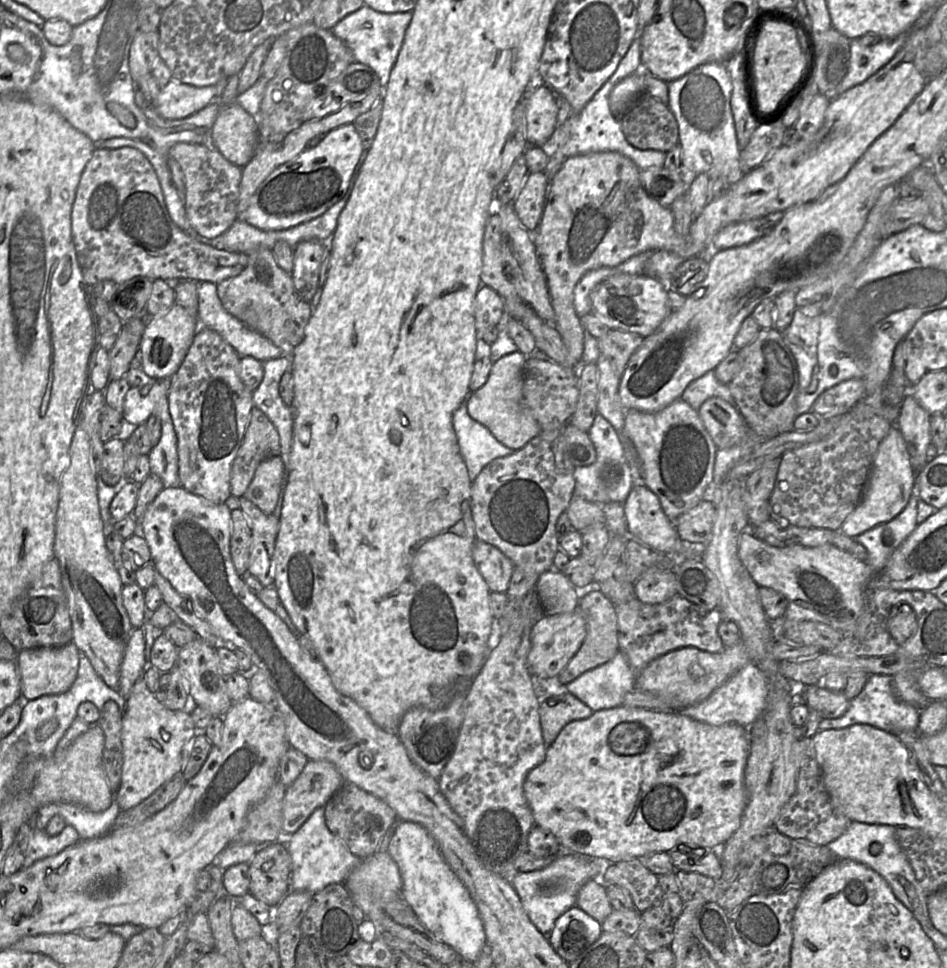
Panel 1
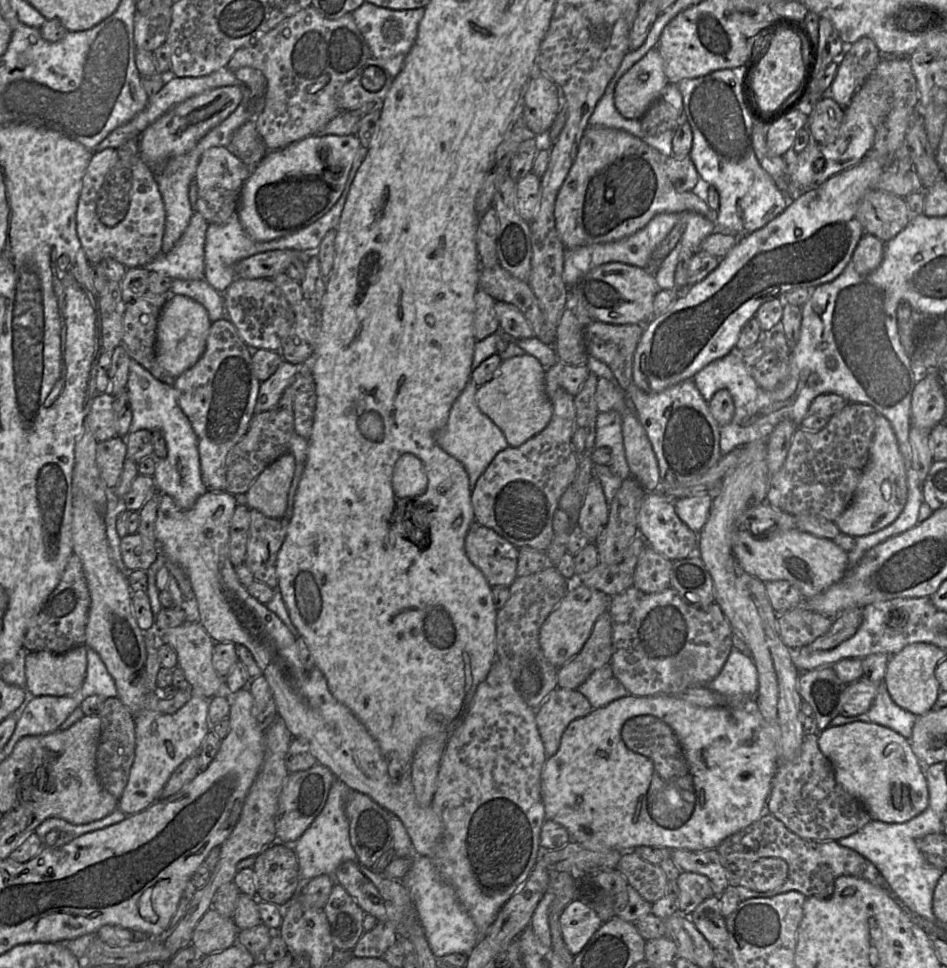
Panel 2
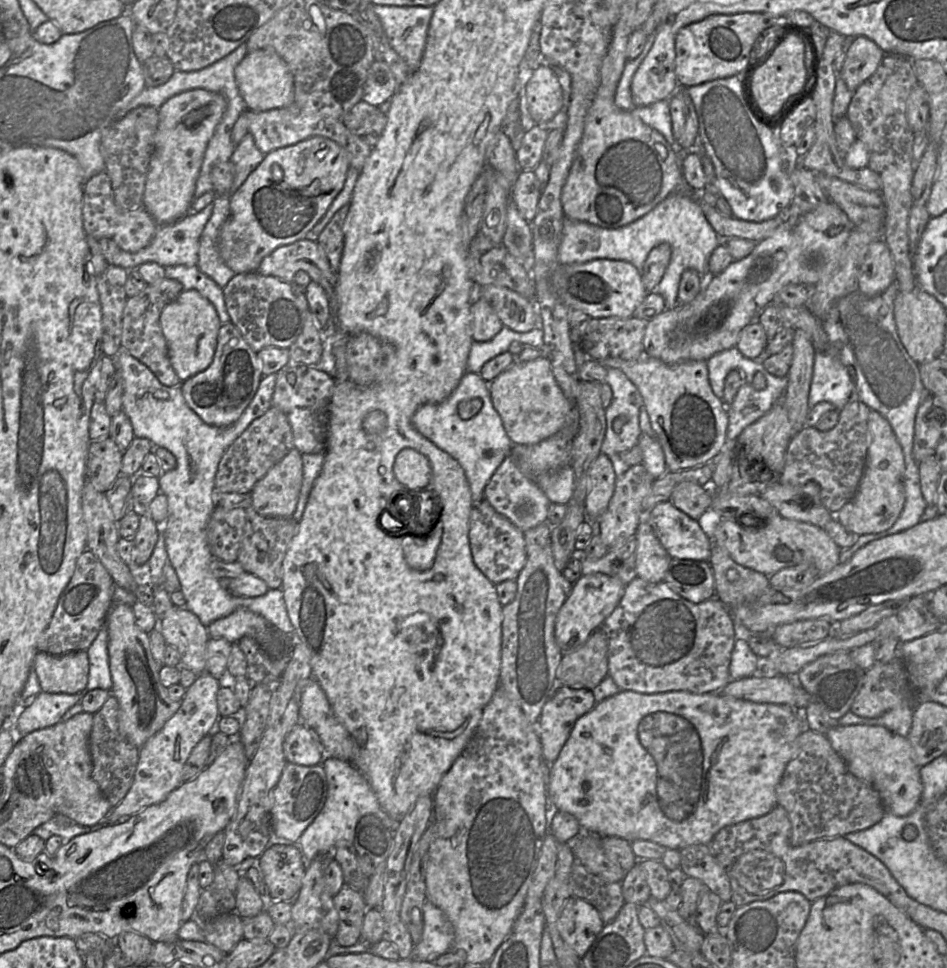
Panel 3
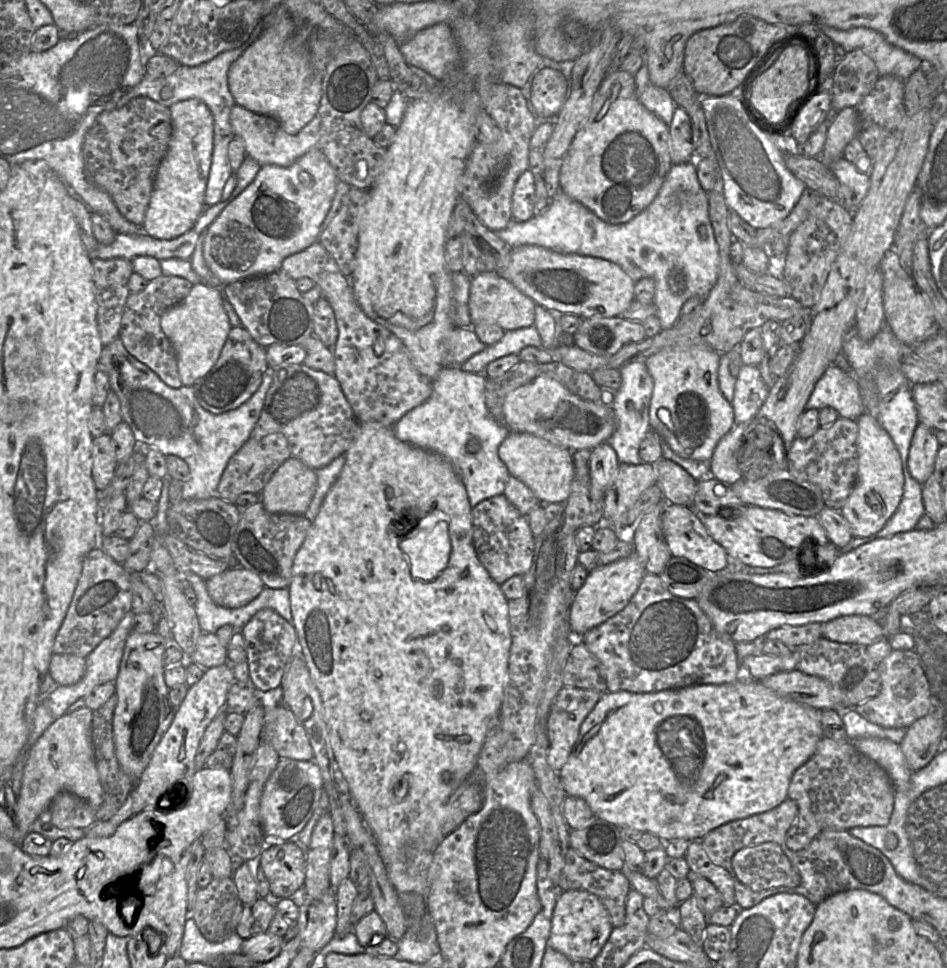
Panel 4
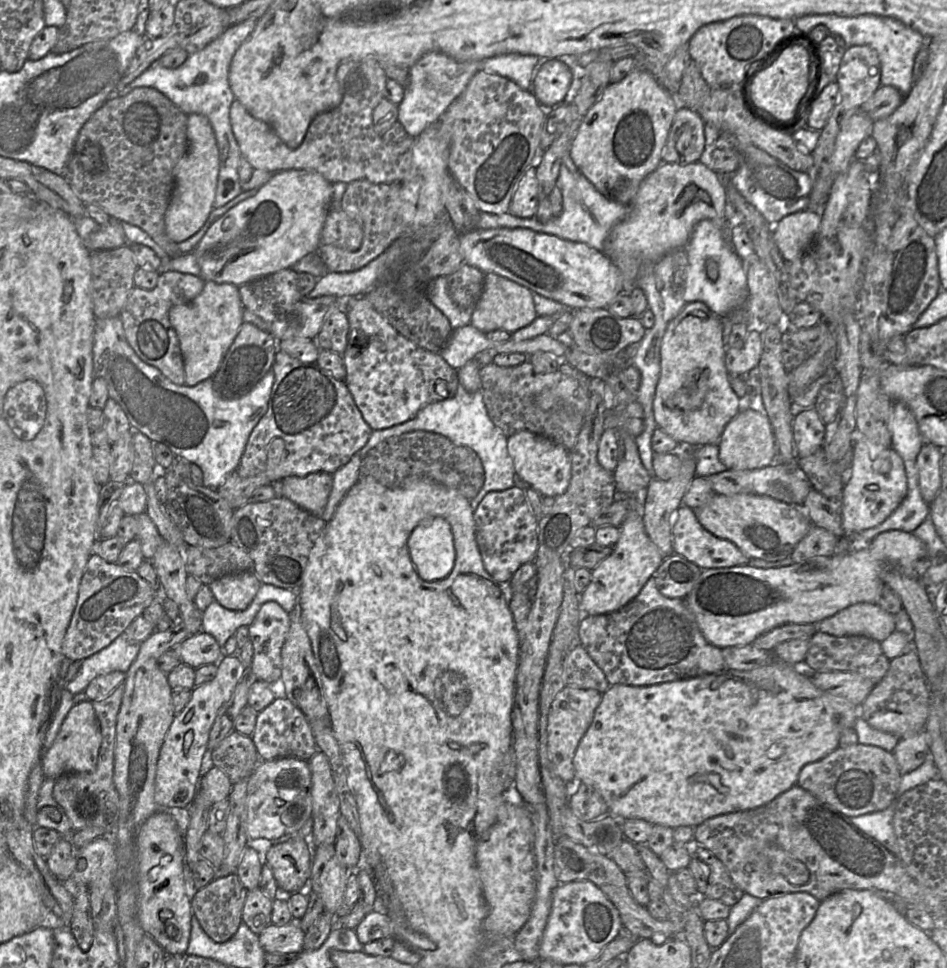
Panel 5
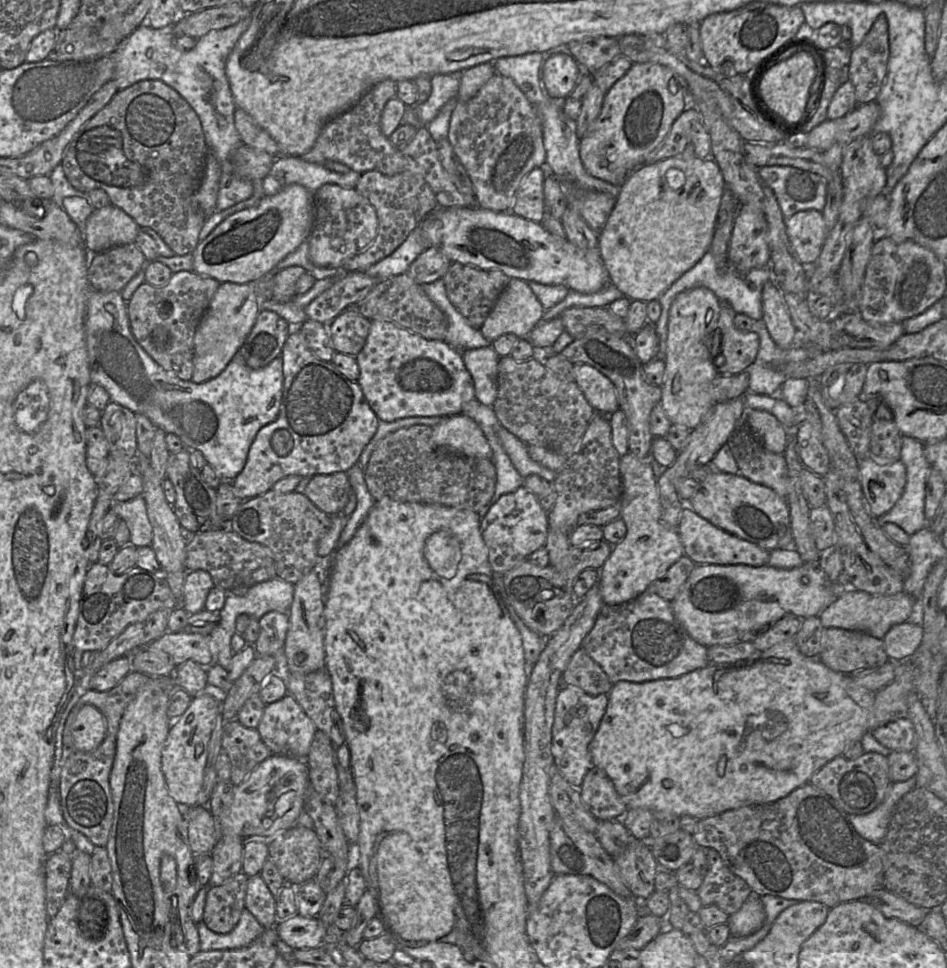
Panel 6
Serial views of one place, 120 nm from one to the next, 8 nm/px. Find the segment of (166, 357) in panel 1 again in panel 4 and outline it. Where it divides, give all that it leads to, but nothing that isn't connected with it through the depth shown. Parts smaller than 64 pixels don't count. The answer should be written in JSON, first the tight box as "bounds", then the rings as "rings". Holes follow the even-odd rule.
{"bounds":[161,283,232,386],"rings":[[[205,283],[195,284],[180,303],[167,309],[161,317],[161,328],[175,349],[179,376],[184,386],[193,386],[220,357],[232,327],[223,301],[219,288]]]}

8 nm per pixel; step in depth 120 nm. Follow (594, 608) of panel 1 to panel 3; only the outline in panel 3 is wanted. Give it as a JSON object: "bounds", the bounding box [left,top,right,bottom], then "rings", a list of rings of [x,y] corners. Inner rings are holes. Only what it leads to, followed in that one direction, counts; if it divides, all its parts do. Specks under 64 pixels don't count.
{"bounds":[558,629,608,690],"rings":[[[601,629],[596,630],[578,649],[563,655],[558,673],[559,685],[593,690],[608,675],[608,642]]]}

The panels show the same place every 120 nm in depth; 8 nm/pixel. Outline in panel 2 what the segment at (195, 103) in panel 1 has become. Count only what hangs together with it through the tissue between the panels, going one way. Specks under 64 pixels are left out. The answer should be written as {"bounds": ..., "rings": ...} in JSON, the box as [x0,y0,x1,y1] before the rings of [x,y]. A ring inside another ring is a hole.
{"bounds":[132,67,241,129],"rings":[[[227,67],[202,77],[167,76],[159,92],[148,97],[146,107],[133,117],[132,125],[136,129],[150,126],[160,116],[175,105],[204,92],[228,86],[241,85],[235,73]]]}

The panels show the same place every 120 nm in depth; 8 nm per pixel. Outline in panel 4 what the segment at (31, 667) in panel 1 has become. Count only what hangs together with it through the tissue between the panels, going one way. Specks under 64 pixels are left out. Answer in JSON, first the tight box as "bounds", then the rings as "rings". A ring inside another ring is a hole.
{"bounds":[48,653,86,686],"rings":[[[53,653],[50,658],[48,675],[59,686],[76,684],[83,678],[85,672],[86,661],[84,657]]]}

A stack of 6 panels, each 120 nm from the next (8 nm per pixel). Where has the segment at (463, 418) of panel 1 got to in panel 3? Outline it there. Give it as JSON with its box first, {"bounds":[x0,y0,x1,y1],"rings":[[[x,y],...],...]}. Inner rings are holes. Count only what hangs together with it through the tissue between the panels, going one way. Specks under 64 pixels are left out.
{"bounds":[412,371,513,502],"rings":[[[467,371],[447,399],[419,407],[412,417],[412,424],[421,435],[458,461],[469,482],[473,502],[481,502],[487,483],[513,446],[493,406],[489,383],[478,373]],[[471,399],[480,399],[482,408],[474,417],[463,420],[458,414],[458,405]]]}

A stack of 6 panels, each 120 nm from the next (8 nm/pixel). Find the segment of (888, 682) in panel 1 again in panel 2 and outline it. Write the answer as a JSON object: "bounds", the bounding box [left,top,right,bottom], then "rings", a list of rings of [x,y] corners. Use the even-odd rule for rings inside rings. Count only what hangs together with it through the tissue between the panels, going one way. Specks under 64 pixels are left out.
{"bounds":[829,680,917,741],"rings":[[[883,680],[878,684],[876,696],[868,711],[851,717],[838,715],[830,721],[829,726],[856,721],[876,723],[896,731],[910,741],[917,718],[917,715],[901,708],[891,699]]]}

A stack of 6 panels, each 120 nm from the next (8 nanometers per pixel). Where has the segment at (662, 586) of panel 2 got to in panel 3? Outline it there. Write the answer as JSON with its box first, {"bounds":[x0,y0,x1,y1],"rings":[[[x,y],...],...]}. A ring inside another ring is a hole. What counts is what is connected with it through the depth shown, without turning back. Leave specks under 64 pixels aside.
{"bounds":[635,519,672,583],"rings":[[[647,519],[640,523],[635,538],[637,576],[651,583],[664,581],[672,557],[660,543]]]}

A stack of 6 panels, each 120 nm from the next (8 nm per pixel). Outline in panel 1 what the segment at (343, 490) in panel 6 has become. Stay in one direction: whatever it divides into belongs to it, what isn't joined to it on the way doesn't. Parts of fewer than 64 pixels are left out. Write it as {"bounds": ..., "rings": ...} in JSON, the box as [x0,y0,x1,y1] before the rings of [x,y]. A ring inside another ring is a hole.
{"bounds":[244,456,284,514],"rings":[[[280,456],[263,460],[257,467],[244,497],[265,514],[273,514],[284,474],[284,462]]]}

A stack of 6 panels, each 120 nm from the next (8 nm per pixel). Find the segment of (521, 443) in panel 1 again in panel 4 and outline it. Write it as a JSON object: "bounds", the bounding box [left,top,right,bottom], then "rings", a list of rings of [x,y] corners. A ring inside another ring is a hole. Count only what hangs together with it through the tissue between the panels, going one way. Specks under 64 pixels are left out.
{"bounds":[503,376,617,451],"rings":[[[538,376],[510,392],[505,398],[503,410],[510,432],[530,433],[571,451],[592,450],[608,442],[617,425],[612,406],[583,400],[548,376]]]}

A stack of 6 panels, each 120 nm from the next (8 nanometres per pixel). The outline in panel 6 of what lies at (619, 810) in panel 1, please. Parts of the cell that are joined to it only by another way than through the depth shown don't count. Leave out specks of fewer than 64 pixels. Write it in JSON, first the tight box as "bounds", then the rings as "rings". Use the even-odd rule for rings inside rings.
{"bounds":[589,638,875,820],"rings":[[[790,638],[765,651],[756,651],[751,657],[735,663],[709,663],[704,668],[676,678],[646,682],[620,681],[613,684],[607,694],[608,705],[605,714],[589,745],[589,752],[593,767],[598,767],[607,774],[628,809],[664,811],[679,817],[689,815],[701,820],[742,806],[773,803],[809,783],[815,772],[835,757],[843,755],[851,742],[861,740],[862,736],[871,729],[875,693],[857,684],[850,674],[833,671],[818,658],[803,655],[794,638]]]}

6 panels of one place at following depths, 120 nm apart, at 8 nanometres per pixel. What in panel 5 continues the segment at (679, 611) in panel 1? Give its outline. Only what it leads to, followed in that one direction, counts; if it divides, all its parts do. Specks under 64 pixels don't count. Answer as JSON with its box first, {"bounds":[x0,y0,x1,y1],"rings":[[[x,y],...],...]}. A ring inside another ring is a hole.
{"bounds":[578,575,727,686],"rings":[[[655,575],[650,577],[639,594],[621,609],[607,614],[584,615],[579,624],[578,643],[604,672],[610,685],[648,686],[719,673],[727,669],[722,649],[704,637],[685,600],[662,595],[657,588]]]}

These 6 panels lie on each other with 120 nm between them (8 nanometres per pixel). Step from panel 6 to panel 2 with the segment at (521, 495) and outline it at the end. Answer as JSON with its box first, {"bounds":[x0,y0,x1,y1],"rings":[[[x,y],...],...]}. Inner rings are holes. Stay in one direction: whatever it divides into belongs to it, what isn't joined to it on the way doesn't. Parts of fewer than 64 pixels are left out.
{"bounds":[465,521,519,587],"rings":[[[476,521],[466,535],[465,552],[491,587],[509,587],[517,577],[519,549],[494,530]]]}

